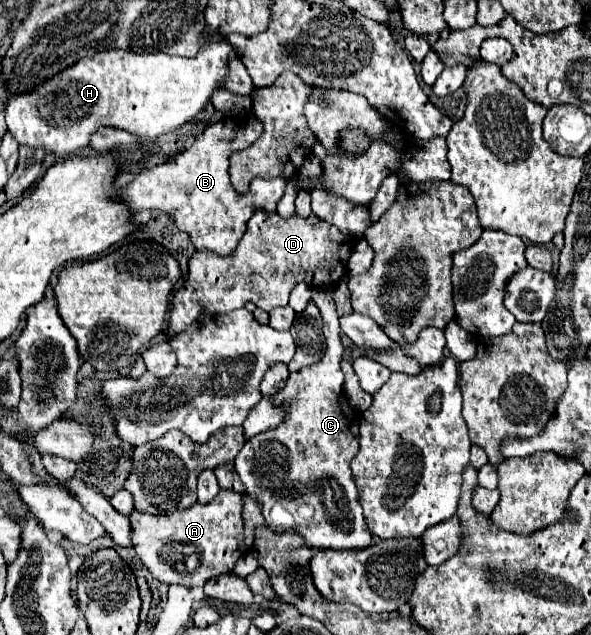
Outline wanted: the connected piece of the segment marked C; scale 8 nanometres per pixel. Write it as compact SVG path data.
M312 291L312 301L324 319L326 353L320 363L298 373L290 373L286 387L272 395L274 405L284 405L288 421L250 439L234 459L246 493L262 505L262 515L272 531L298 531L314 549L360 551L376 543L368 531L358 489L350 475L350 459L358 453L360 415L350 409L344 397L344 375L340 361L344 357L338 313L330 291Z

